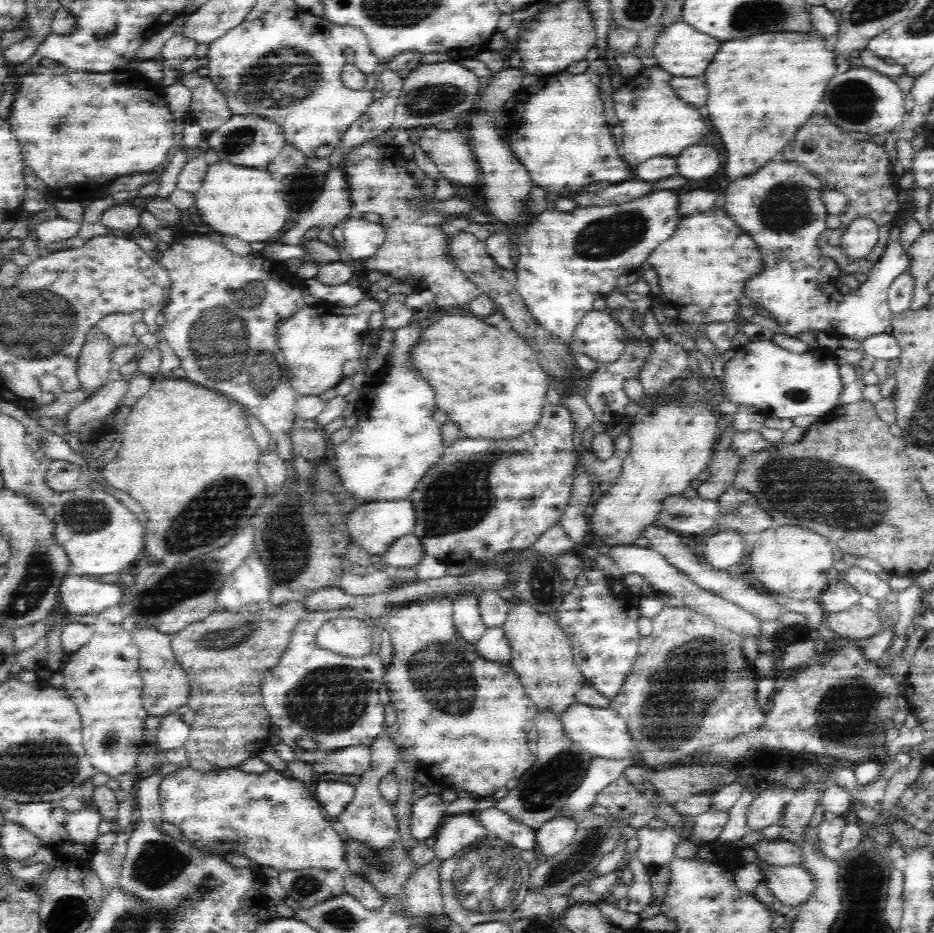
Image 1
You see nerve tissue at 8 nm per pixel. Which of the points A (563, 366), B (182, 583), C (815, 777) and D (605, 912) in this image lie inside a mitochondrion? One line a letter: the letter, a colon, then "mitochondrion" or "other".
A: mitochondrion
B: mitochondrion
C: other
D: other

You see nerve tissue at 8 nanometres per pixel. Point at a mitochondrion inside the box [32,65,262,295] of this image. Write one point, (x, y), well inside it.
(239, 139)

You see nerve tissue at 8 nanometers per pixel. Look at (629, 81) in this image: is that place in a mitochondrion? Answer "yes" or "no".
no

